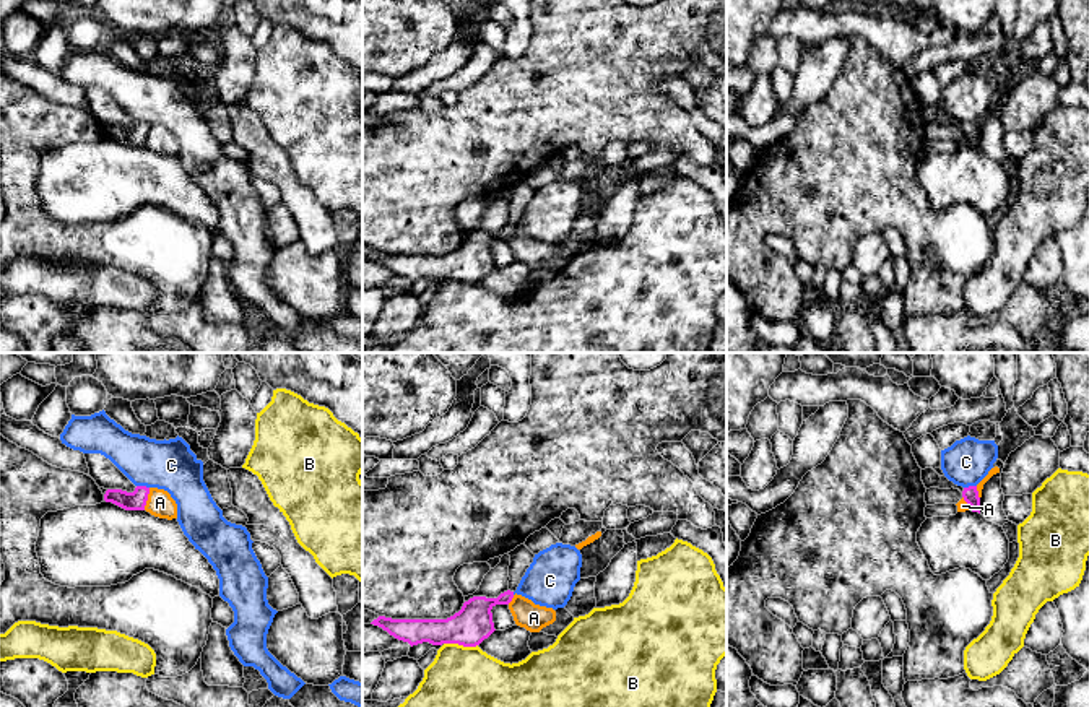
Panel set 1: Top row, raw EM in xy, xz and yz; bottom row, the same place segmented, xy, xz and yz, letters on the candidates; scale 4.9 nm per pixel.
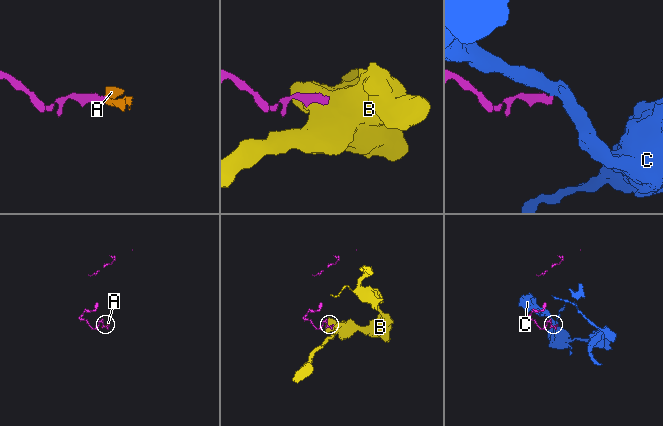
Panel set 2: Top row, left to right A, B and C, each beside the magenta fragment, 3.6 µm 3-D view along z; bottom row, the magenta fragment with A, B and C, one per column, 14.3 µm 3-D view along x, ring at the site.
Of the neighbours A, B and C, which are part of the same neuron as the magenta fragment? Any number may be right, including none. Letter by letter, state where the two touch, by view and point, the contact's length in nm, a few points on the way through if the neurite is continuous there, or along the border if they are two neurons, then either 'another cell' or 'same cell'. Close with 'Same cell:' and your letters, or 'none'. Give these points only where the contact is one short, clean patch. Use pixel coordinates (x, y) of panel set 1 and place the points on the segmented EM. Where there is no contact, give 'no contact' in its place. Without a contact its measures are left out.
A: meets magenta in xy at (147, 499); contact 120 nm long; border along xy (150, 488), (143, 509); another cell
B: meets magenta in xz at (460, 644); contact 170 nm long; border along xz (444, 642), (477, 646); another cell
C: meets magenta in xy at (143, 486); contact 70 nm long; border along xy (137, 485), (148, 488); another cell
Same cell: none

